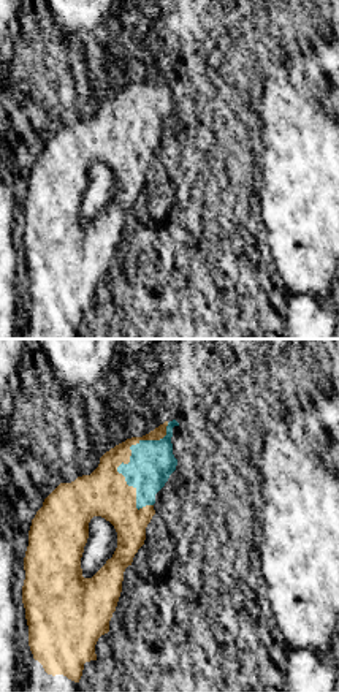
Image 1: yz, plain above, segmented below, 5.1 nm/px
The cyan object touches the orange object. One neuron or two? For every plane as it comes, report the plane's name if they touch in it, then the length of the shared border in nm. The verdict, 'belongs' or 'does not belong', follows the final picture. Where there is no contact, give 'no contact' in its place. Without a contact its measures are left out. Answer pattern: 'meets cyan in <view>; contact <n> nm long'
meets cyan in yz; contact 480 nm long

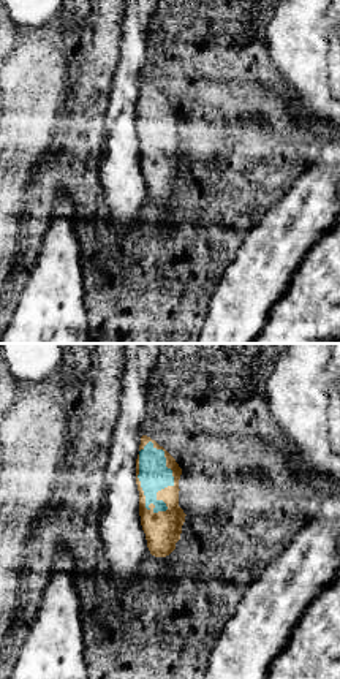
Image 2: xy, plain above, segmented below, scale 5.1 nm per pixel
meets cyan in xy; contact 380 nm long

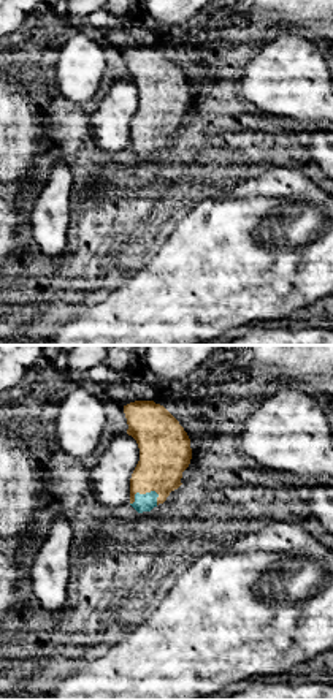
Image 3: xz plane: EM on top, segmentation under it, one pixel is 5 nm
meets cyan in xz; contact 160 nm long

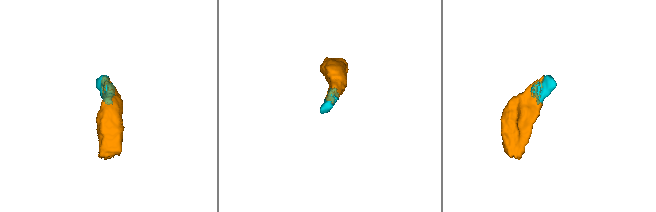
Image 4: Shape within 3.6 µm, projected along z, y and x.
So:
belongs

